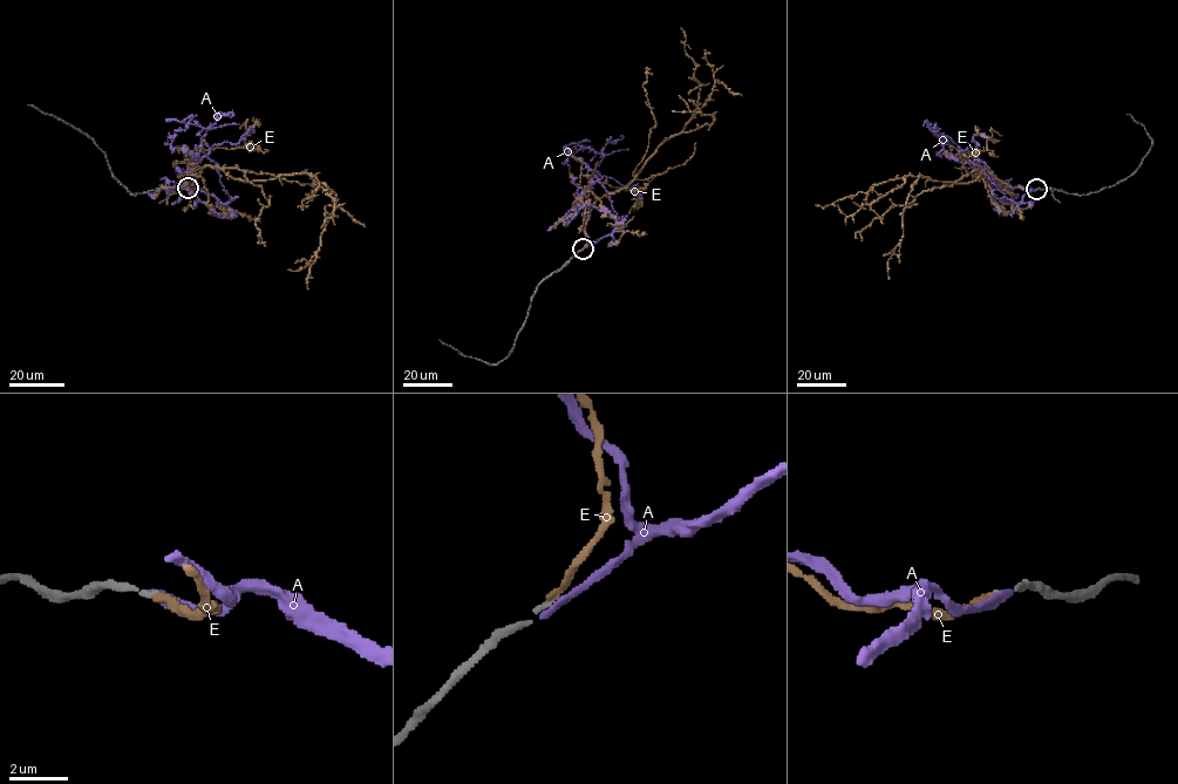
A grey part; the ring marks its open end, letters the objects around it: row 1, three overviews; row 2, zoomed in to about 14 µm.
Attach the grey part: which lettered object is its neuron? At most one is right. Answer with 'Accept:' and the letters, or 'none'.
Accept: E

